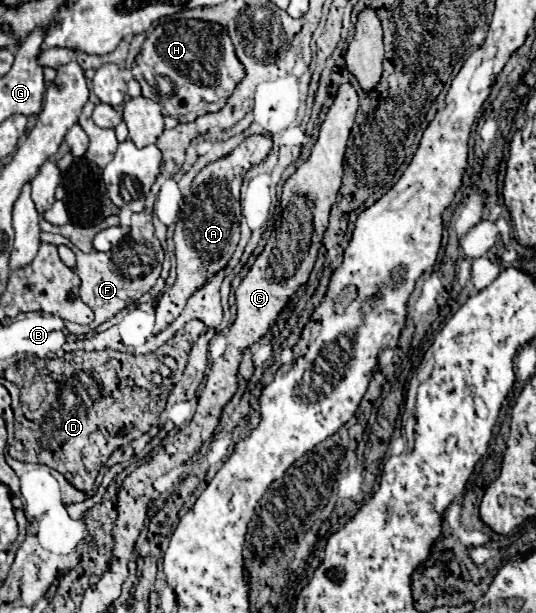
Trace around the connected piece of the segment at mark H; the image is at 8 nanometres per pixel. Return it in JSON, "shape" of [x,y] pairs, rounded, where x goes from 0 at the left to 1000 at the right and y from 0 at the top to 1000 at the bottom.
{"shape":[[[317,33],[280,49],[261,88],[246,104],[246,124],[265,140],[265,153],[302,173],[310,189],[325,189],[336,199],[358,199],[388,183],[407,183],[422,173],[444,134],[455,127],[455,108],[440,98],[437,72],[425,49],[403,36],[384,33]]]}

